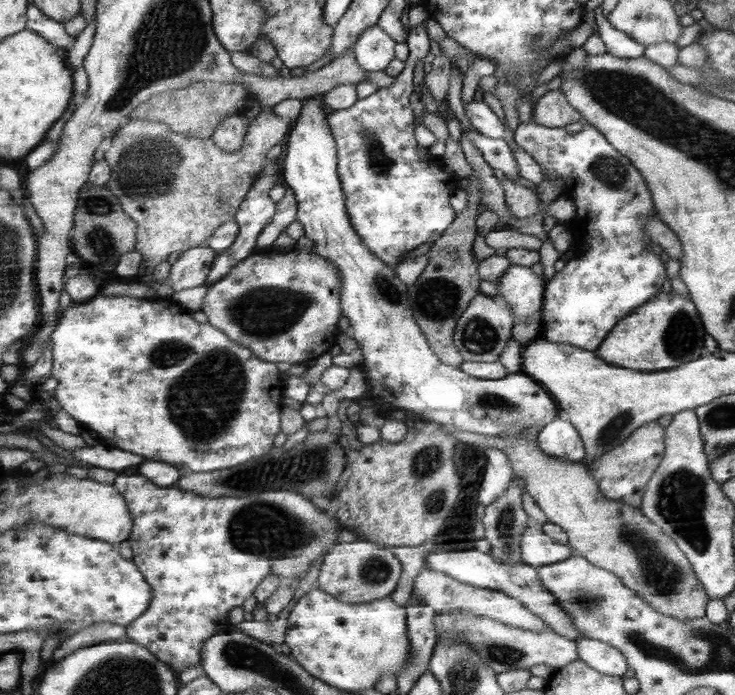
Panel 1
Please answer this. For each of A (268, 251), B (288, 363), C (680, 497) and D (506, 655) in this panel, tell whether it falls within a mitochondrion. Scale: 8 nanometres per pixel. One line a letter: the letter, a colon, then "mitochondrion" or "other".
A: other
B: other
C: mitochondrion
D: mitochondrion

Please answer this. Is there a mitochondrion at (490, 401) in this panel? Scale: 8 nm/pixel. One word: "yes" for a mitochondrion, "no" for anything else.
yes

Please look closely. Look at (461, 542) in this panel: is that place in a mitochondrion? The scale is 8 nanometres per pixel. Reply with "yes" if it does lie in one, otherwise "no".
no

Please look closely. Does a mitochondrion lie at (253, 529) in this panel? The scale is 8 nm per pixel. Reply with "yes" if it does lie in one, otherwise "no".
yes

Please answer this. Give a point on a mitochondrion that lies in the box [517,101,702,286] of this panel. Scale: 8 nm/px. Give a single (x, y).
(612, 173)

